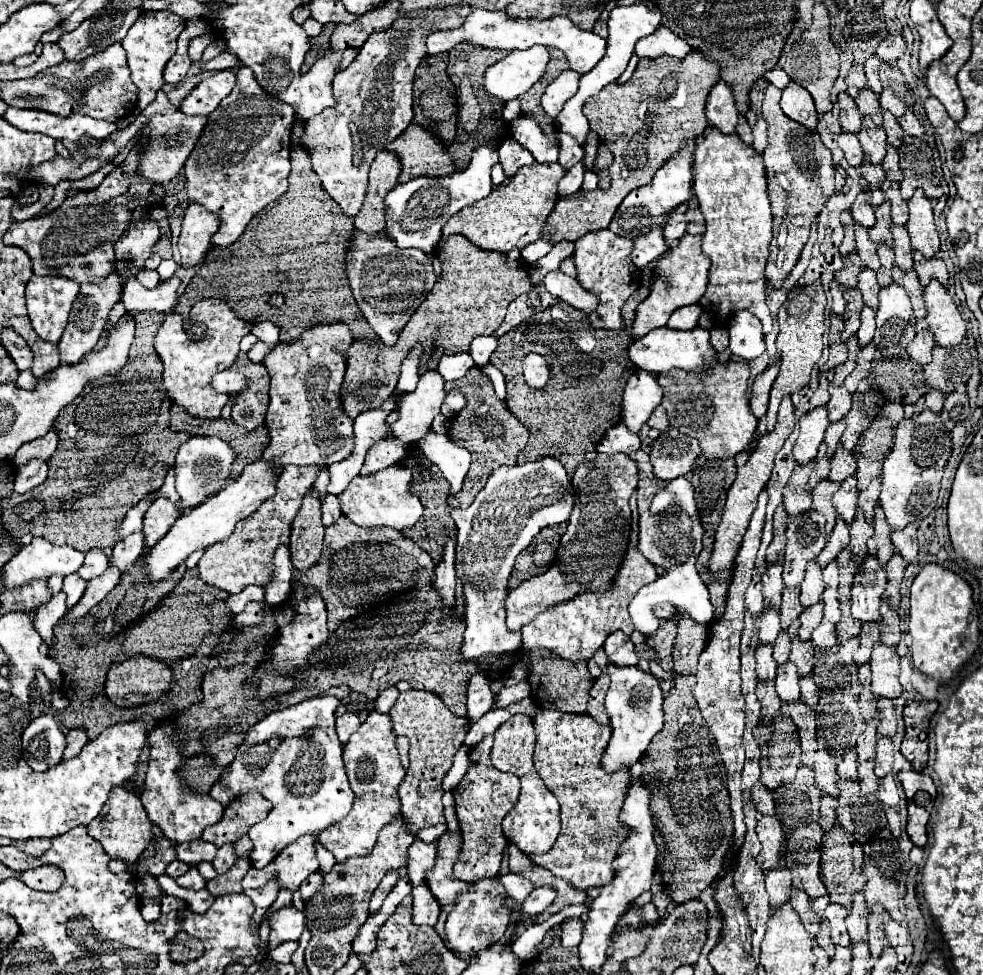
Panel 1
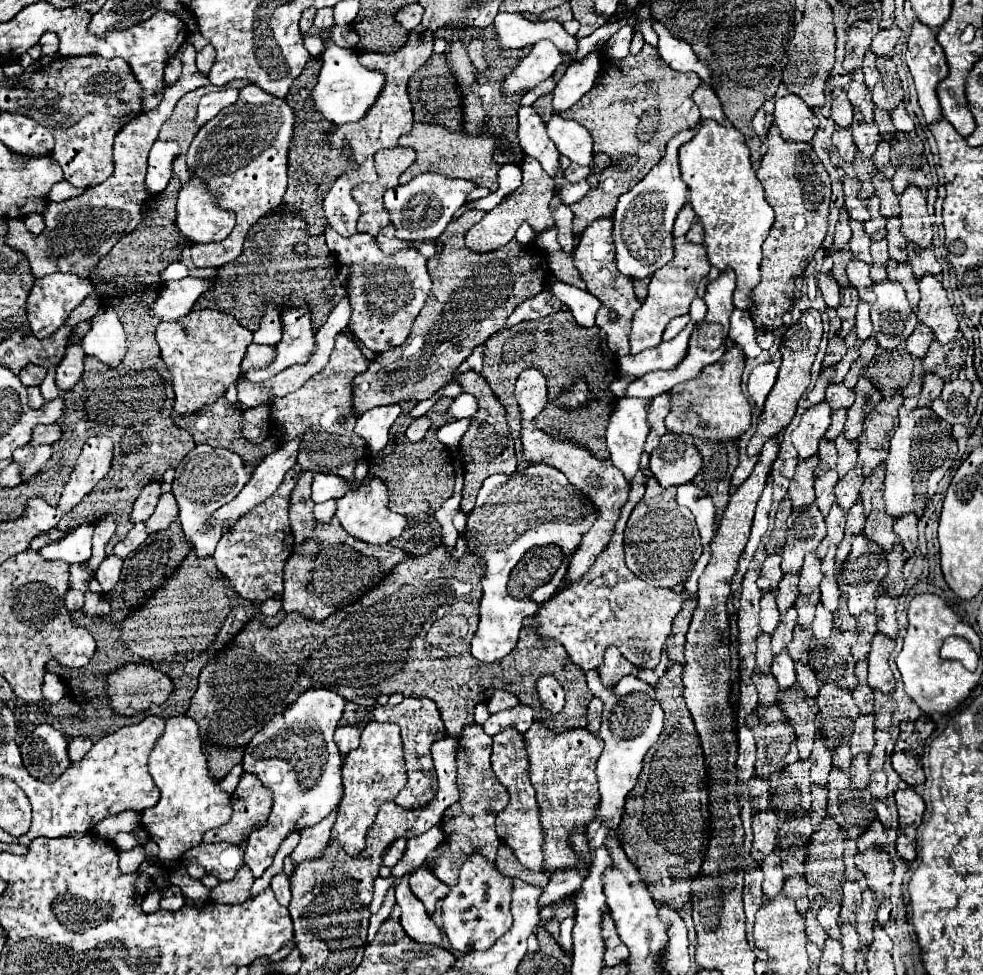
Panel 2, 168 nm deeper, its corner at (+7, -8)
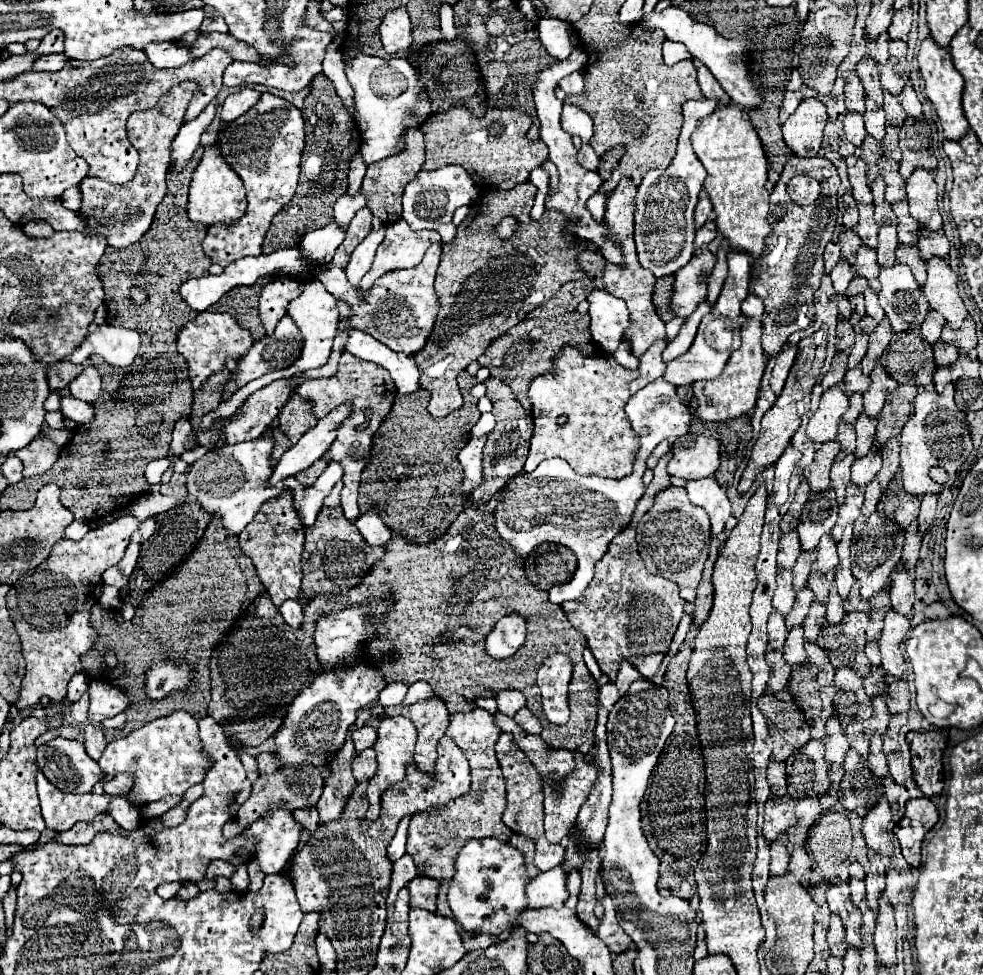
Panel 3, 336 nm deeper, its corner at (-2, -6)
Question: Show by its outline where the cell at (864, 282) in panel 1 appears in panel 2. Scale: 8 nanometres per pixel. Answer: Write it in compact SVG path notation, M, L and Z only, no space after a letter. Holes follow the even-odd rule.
M851 260L847 264L847 278L851 282L851 286L857 288L859 292L859 298L867 304L873 304L875 302L875 294L871 290L871 278L869 278L869 266L863 264L861 260Z

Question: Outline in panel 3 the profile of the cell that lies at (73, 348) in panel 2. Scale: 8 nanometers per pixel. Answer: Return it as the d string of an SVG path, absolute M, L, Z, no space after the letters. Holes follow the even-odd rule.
M88 366L88 370L84 370L84 374L80 374L80 378L74 378L70 382L70 394L88 404L94 404L98 400L100 392L102 392L100 374L94 366Z

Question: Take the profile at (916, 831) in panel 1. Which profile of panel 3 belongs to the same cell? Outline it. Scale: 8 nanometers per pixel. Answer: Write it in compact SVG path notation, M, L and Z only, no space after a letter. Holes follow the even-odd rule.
M914 798L906 802L904 820L898 822L896 836L902 846L902 854L912 868L920 866L920 848L926 832L938 822L938 810L930 798Z

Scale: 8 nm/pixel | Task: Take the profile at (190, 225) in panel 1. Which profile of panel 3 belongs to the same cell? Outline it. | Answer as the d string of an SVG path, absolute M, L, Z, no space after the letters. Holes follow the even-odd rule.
M216 144L206 148L190 184L190 196L188 196L190 220L202 222L206 226L212 226L214 222L234 222L244 214L244 210L246 210L246 192L240 176L222 158L222 152Z

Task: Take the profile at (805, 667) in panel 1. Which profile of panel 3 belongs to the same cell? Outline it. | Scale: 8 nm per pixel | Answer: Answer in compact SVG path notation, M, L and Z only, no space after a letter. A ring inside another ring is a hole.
M814 602L812 608L810 608L810 612L808 612L808 616L804 618L804 638L806 638L808 642L814 642L814 640L810 638L810 634L814 632L814 636L818 636L824 620L826 620L826 606L820 604L820 602Z

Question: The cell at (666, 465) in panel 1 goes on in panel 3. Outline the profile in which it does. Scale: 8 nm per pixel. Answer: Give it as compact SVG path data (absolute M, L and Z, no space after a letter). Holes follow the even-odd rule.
M680 436L672 446L672 454L668 462L670 476L696 480L712 476L720 466L720 444L712 436Z

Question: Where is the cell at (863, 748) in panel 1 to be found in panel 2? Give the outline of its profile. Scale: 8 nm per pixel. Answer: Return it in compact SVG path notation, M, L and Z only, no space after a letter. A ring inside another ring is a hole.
M873 714L860 715L855 721L855 731L850 740L850 749L854 757L859 753L870 753L873 749L875 744L873 721Z

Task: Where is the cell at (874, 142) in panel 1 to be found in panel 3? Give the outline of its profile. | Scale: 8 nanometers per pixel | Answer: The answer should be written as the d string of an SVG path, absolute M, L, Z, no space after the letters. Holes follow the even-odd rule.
M866 100L866 112L864 112L864 122L866 122L866 132L874 136L876 140L884 138L884 126L886 126L886 116L884 110L874 104L872 100Z

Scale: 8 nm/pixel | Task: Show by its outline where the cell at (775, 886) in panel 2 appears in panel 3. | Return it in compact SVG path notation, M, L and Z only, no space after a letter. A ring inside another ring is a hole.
M780 836L770 844L770 876L784 876L788 872L790 852L786 848L786 840Z

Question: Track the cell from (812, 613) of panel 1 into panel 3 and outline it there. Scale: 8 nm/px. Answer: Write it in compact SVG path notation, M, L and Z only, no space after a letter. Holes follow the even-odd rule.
M834 568L832 570L828 570L826 574L818 574L818 572L812 572L810 574L810 580L808 580L808 586L812 588L812 592L816 594L816 600L818 602L828 602L828 588L830 588L830 584L834 582Z

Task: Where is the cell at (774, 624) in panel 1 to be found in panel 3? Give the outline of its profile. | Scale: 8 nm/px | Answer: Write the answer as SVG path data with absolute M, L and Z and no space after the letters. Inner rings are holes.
M778 570L778 586L774 592L772 606L780 614L788 614L788 610L794 604L796 592L792 590L792 570Z

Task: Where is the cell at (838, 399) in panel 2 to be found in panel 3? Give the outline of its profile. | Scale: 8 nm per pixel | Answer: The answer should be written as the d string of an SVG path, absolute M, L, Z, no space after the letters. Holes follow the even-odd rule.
M854 366L846 372L844 380L842 380L842 390L846 394L852 394L852 392L862 392L862 390L868 390L868 384L870 384L870 378L862 374L862 368L860 366Z

